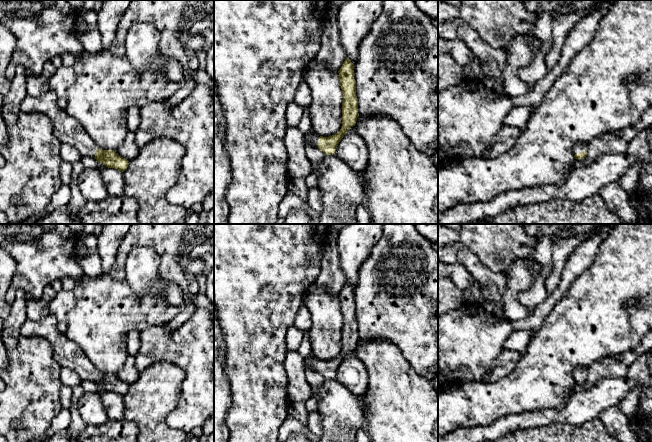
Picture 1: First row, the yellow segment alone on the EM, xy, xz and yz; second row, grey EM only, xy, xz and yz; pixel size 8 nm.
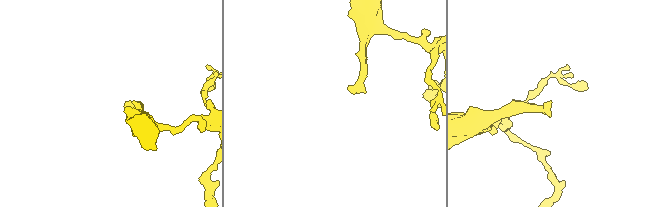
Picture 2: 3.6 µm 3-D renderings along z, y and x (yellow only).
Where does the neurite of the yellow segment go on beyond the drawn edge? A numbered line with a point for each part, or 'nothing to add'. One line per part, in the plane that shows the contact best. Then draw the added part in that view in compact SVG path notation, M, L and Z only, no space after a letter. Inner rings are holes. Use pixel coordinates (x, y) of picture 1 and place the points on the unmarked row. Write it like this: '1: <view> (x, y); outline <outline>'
1: yz (577, 372); outline M577 367L577 368L575 368L573 370L574 379L577 378L577 377L582 377L585 374L587 374L588 373L588 368L589 367L582 367L582 368Z

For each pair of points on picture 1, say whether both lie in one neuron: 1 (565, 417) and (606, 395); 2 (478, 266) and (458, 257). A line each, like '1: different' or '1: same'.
1: same
2: same

